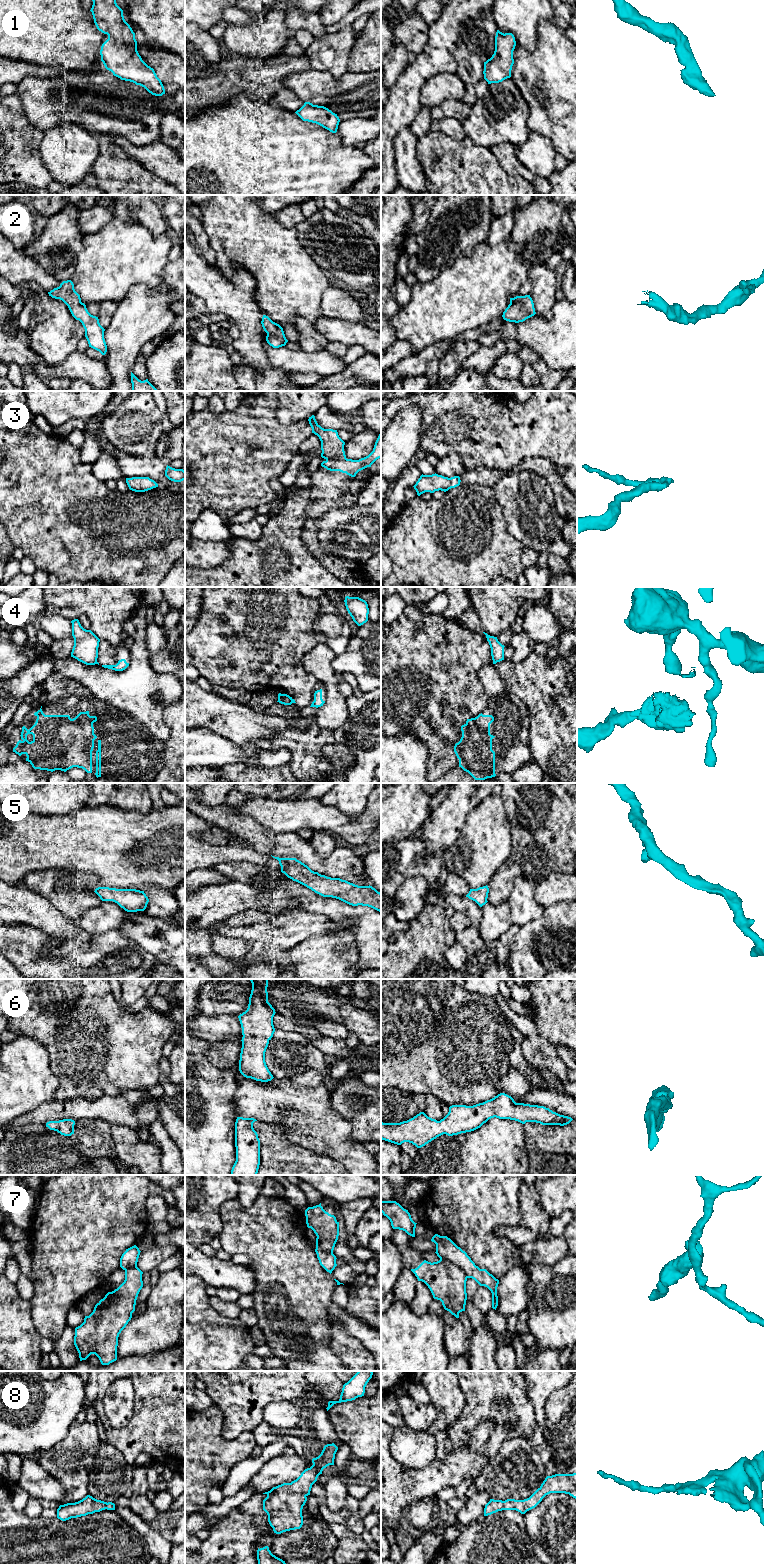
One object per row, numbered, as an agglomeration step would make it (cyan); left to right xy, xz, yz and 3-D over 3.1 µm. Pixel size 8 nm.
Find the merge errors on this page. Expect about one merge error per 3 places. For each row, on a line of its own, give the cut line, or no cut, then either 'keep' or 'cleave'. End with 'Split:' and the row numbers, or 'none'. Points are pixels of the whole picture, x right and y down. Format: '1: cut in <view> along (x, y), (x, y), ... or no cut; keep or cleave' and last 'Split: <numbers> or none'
1: no cut; keep
2: no cut; keep
3: no cut; keep
4: cut in xz along (292, 699), (293, 702); cleave
5: no cut; keep
6: no cut; keep
7: cut in yz along (440, 1258), (454, 1263), (468, 1277); cleave
8: no cut; keep
Split: 4, 7

